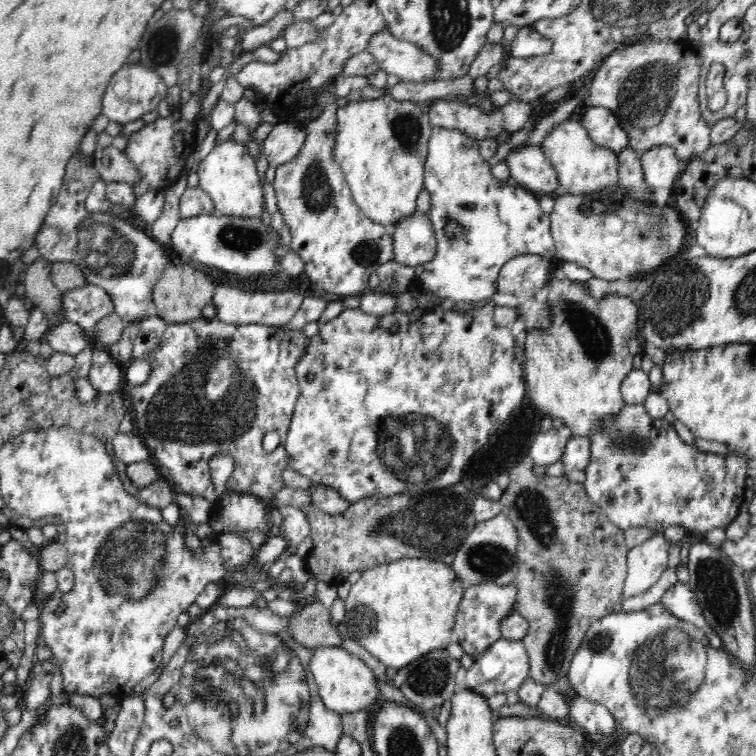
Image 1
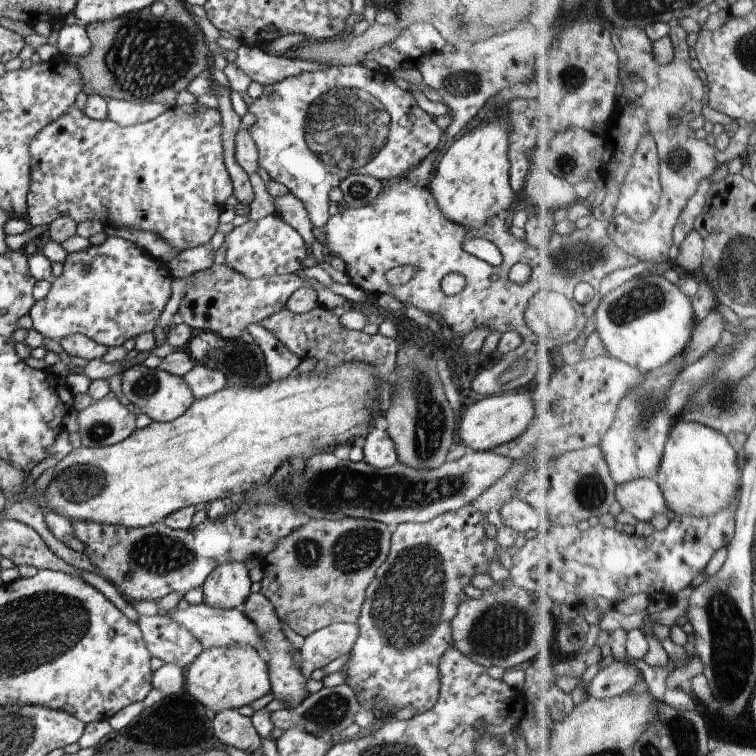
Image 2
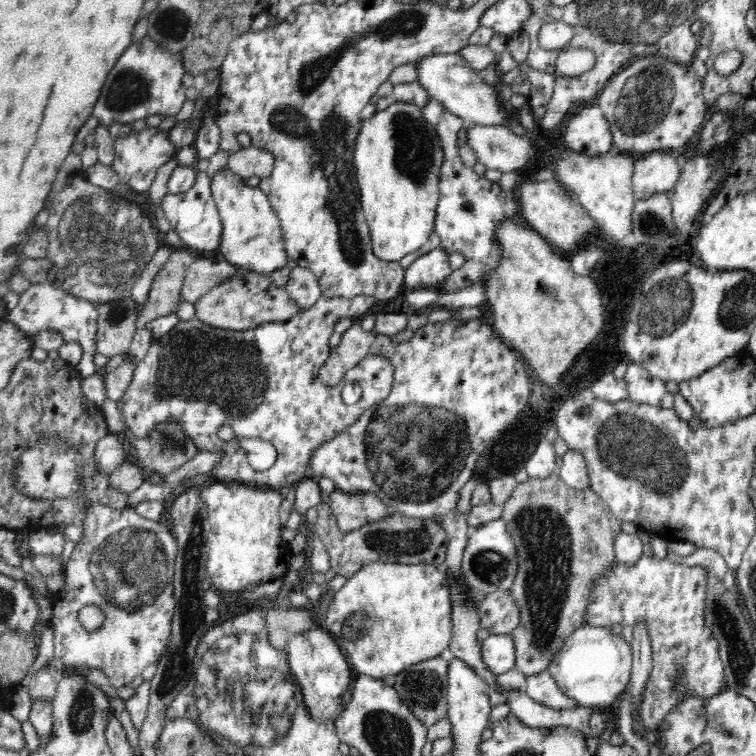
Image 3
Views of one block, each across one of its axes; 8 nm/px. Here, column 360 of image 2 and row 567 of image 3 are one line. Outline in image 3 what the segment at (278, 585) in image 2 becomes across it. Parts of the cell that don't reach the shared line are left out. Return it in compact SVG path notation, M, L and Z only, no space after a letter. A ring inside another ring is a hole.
M558 473L546 479L529 479L518 483L512 496L503 504L501 519L506 521L517 546L518 570L511 588L512 598L519 608L520 622L512 631L516 668L526 677L548 671L559 648L578 628L586 624L585 610L595 580L616 563L614 539L622 521L606 506L591 488L576 489L560 479Z

